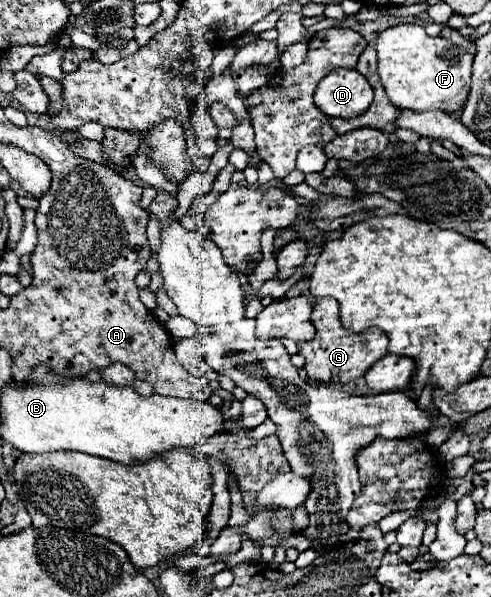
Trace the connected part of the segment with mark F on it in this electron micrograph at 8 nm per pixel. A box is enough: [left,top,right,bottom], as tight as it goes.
[376,25,474,115]

